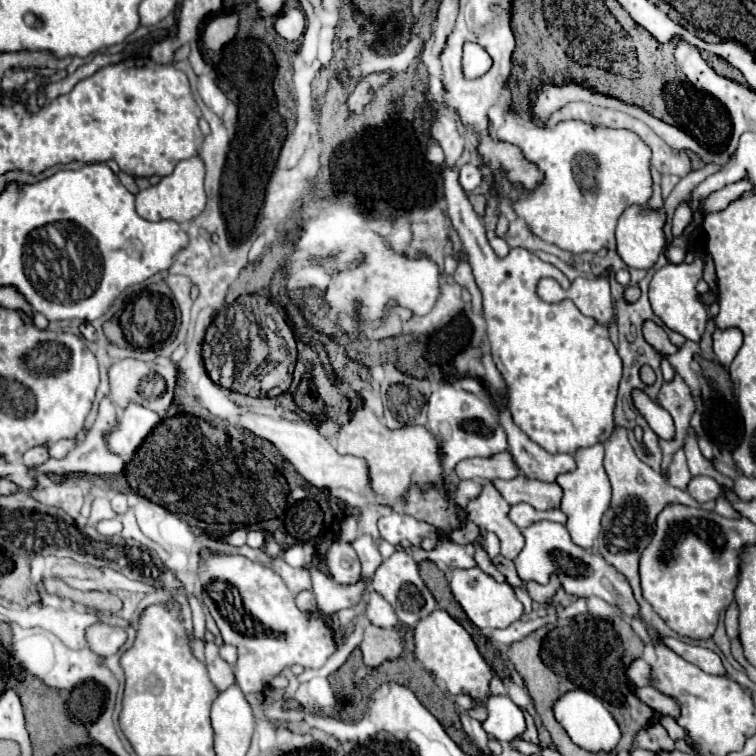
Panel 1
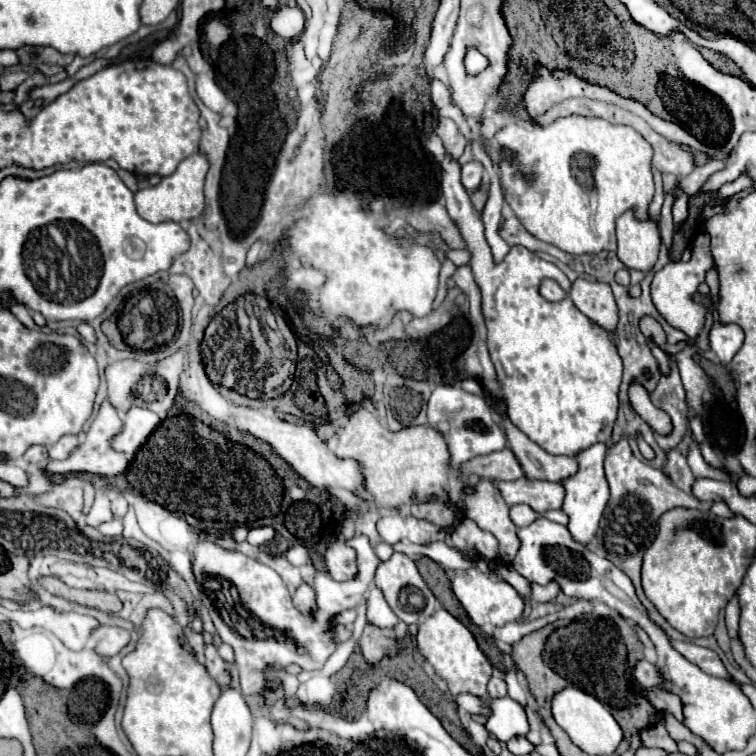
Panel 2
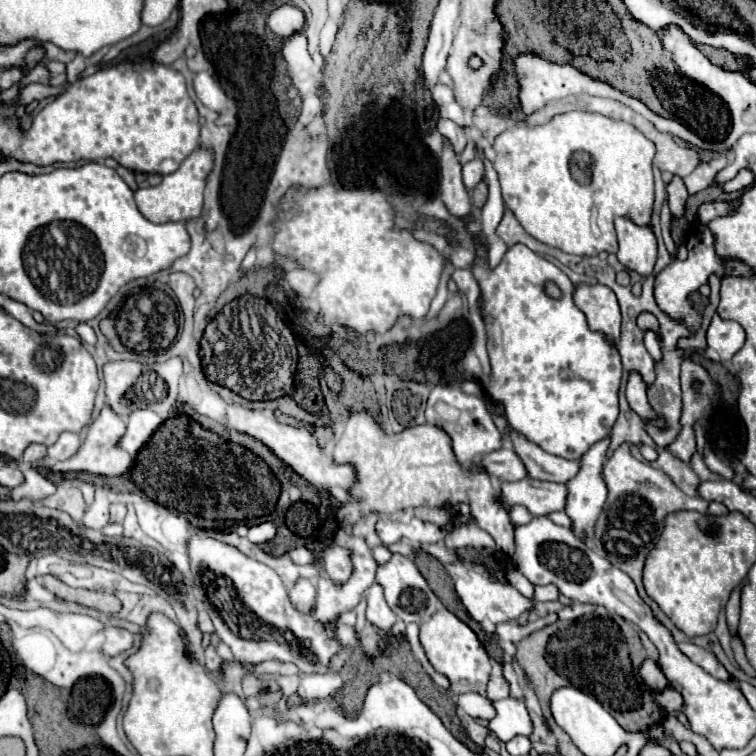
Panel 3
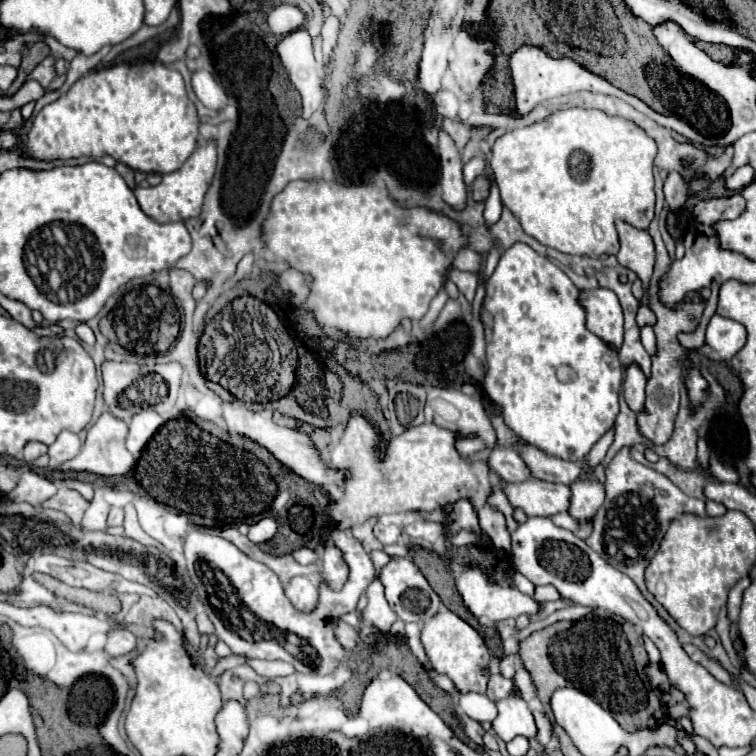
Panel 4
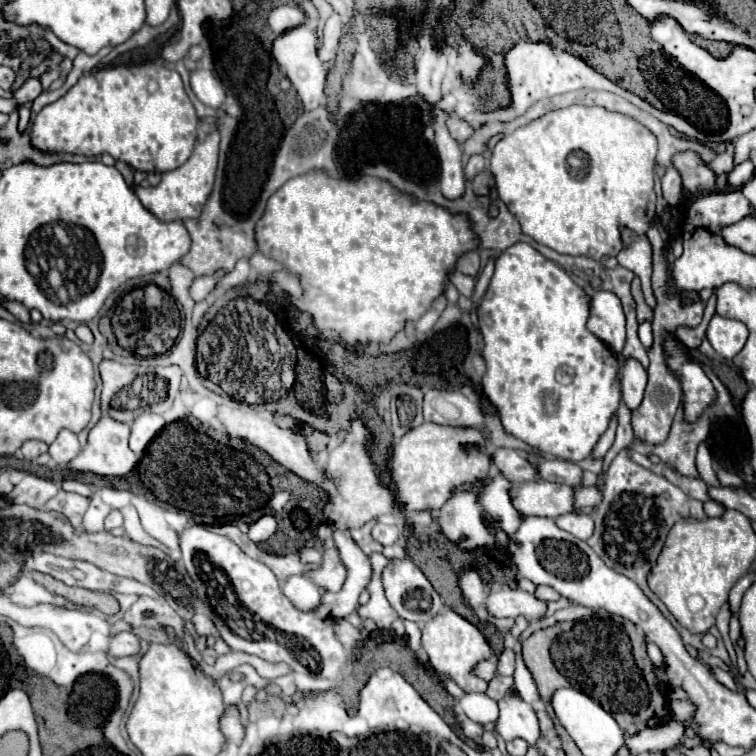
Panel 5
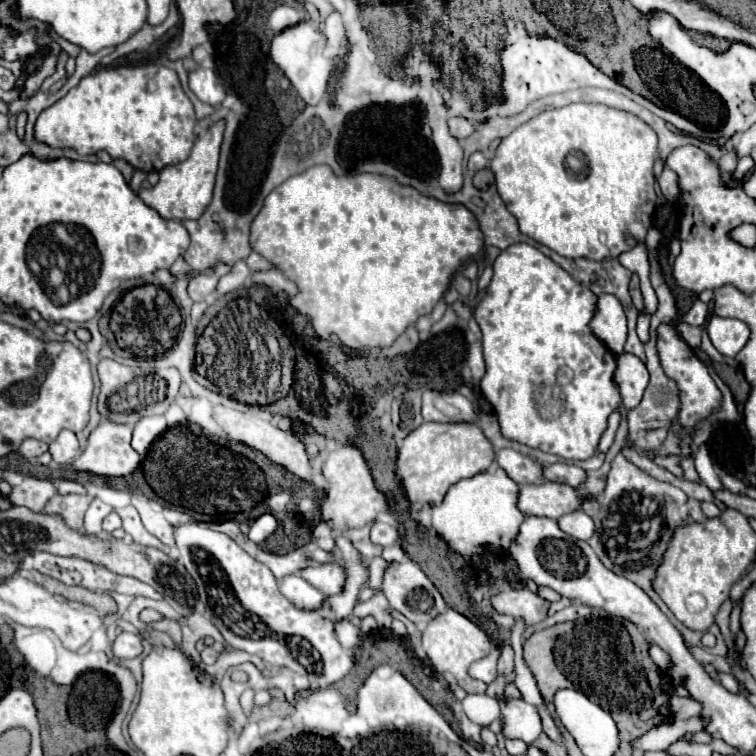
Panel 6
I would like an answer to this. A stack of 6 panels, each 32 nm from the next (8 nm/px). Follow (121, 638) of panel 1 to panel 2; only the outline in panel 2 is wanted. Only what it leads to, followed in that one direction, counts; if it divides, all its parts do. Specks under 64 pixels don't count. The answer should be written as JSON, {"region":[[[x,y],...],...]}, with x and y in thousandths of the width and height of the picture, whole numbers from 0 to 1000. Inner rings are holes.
{"region":[[[130,828],[122,833],[122,841],[130,847],[127,862],[132,868],[151,868],[172,849],[172,839],[153,828]]]}

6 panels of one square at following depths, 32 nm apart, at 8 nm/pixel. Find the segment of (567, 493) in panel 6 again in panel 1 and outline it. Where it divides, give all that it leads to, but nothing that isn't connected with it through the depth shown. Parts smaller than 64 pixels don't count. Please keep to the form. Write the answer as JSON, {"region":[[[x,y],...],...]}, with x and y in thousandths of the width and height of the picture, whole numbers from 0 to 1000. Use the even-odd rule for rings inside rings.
{"region":[[[683,630],[677,635],[651,635],[651,640],[672,667],[696,664],[709,675],[741,672],[743,646],[735,638],[725,640],[714,635],[701,635],[696,630]]]}

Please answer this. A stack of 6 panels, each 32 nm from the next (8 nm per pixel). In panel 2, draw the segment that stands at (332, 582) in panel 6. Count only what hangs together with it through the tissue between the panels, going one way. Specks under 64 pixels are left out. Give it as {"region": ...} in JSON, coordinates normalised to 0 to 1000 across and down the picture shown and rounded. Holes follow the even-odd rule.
{"region":[[[444,714],[434,722],[434,759],[444,767],[444,770],[458,770],[458,767],[466,767],[471,765],[474,759],[474,746],[471,746],[471,730]]]}

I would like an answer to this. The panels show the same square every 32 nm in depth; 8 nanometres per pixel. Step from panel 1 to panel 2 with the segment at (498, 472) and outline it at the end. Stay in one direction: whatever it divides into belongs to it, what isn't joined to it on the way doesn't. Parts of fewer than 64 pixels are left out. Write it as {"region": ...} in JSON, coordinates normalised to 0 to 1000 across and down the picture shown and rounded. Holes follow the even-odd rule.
{"region":[[[675,593],[651,598],[646,603],[624,606],[619,611],[608,614],[606,622],[608,622],[608,630],[614,630],[614,632],[640,630],[646,635],[683,635],[683,632],[693,630],[685,608]]]}

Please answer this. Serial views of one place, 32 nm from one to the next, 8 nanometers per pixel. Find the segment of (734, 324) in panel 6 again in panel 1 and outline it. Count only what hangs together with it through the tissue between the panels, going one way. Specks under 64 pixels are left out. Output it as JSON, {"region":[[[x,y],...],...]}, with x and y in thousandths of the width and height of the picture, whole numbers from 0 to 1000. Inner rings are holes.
{"region":[[[963,434],[963,437],[950,437],[944,439],[944,468],[950,471],[955,484],[966,484],[974,466],[979,463],[981,455],[981,439],[976,434]]]}

